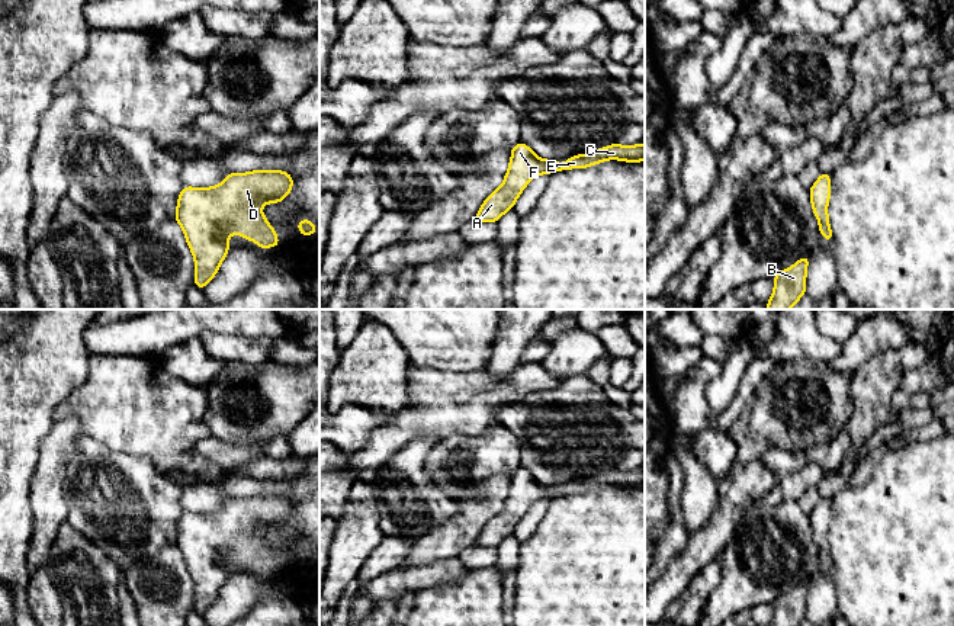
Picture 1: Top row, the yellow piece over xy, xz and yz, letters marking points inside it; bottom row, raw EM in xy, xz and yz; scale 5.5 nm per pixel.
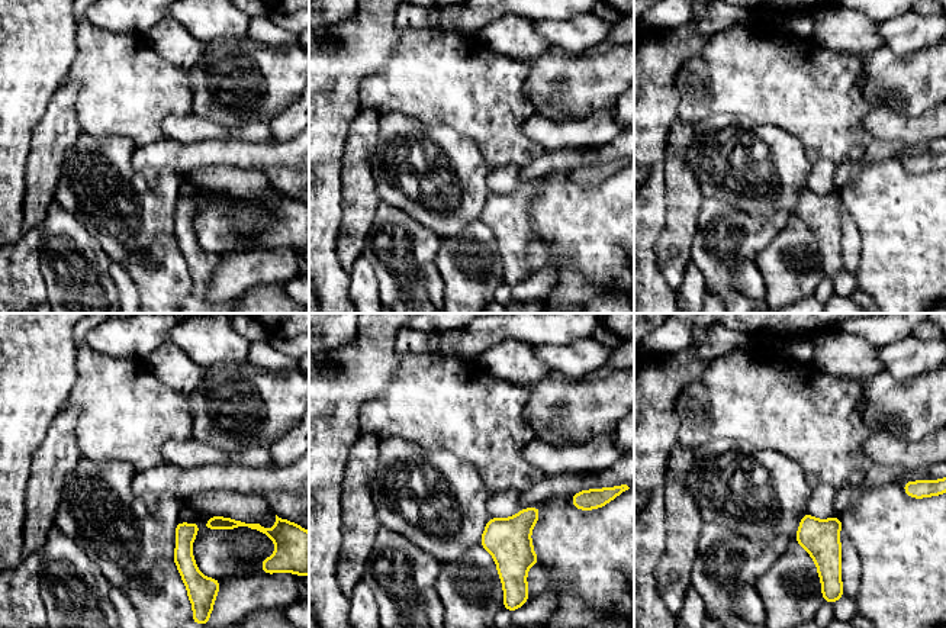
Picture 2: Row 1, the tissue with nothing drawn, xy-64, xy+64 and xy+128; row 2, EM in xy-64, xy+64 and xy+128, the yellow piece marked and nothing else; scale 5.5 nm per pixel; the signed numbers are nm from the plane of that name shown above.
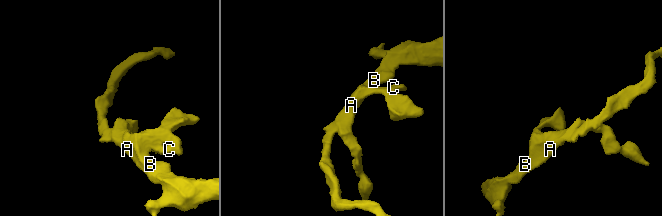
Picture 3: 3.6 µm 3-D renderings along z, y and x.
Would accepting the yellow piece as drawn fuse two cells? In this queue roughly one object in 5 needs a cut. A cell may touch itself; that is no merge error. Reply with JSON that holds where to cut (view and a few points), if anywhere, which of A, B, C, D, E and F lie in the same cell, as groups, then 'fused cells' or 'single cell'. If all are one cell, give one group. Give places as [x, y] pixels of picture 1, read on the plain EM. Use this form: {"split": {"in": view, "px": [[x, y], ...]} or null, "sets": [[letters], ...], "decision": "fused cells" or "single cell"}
{"split": null, "sets": [["A", "B", "C", "D", "E", "F"]], "decision": "single cell"}

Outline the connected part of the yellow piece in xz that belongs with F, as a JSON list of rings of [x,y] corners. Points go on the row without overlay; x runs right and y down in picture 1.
[[[518,468],[511,473],[511,485],[502,510],[492,517],[479,533],[473,545],[482,548],[497,548],[507,536],[514,533],[515,526],[539,500],[550,500],[571,494],[587,494],[606,485],[620,485],[627,488],[645,487],[645,471],[636,469],[621,472],[613,468],[606,473],[598,473],[587,479],[572,481],[559,489],[556,485],[543,485],[537,482],[529,471]]]

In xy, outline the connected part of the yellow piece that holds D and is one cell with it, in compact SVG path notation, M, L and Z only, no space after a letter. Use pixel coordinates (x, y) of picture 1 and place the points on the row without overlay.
M282 495L229 498L212 513L184 511L177 524L176 546L182 552L195 584L195 611L203 614L215 601L229 577L228 565L238 558L261 575L280 571L277 559L261 537L264 529L279 529L292 516L293 504Z

